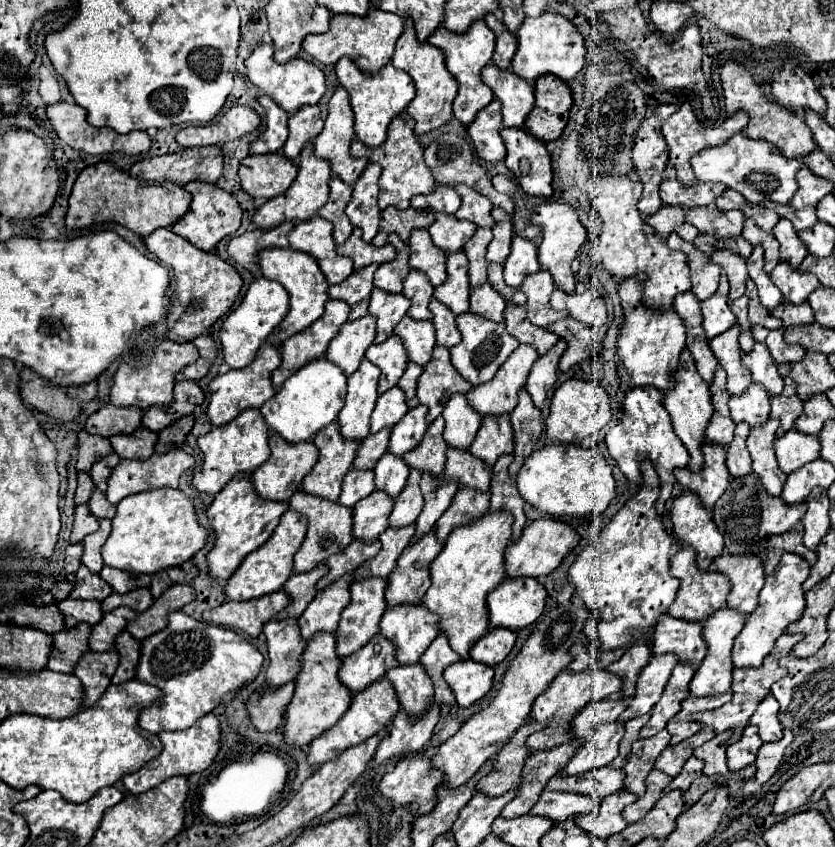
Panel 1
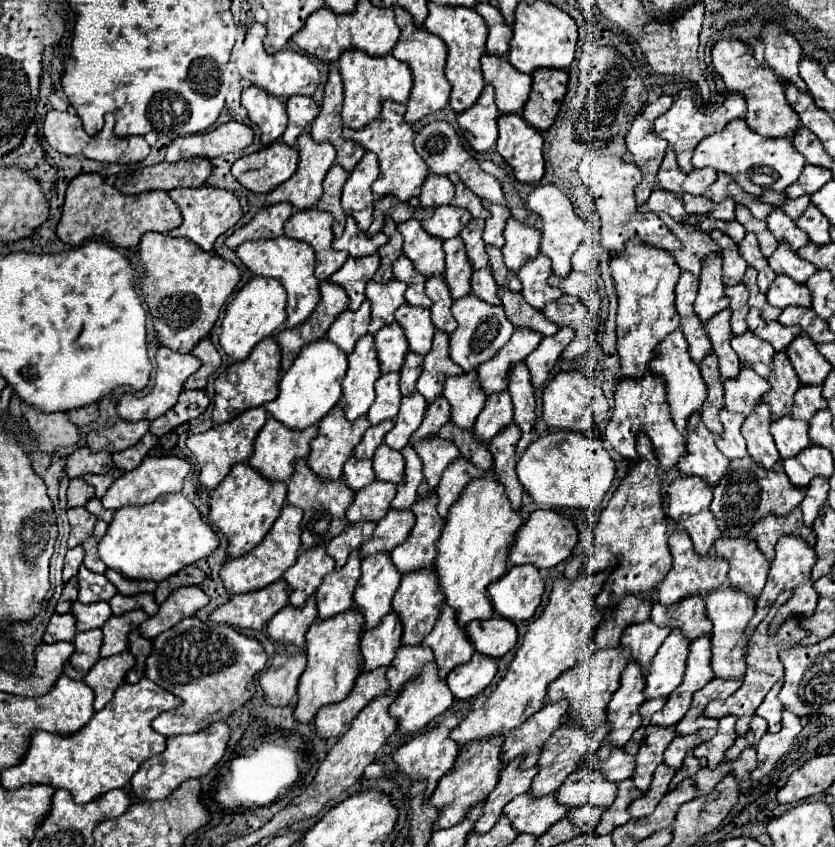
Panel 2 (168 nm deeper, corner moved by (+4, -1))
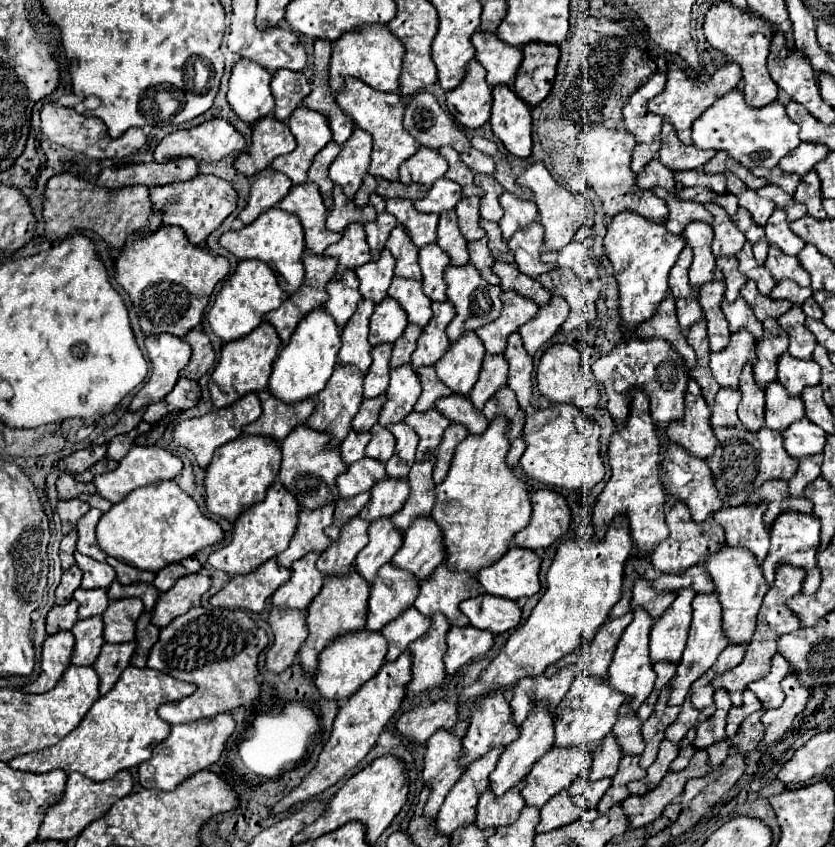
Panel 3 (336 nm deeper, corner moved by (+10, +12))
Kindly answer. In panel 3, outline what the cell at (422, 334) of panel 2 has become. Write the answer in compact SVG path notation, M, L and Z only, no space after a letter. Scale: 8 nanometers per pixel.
M393 277L389 295L399 301L399 305L407 311L409 323L417 323L419 327L425 327L431 319L431 301L425 297L421 289L421 281L409 281L405 277Z

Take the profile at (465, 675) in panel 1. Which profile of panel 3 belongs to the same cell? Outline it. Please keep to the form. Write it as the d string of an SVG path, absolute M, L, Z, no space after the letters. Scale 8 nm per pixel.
M467 625L467 627L451 627L445 641L447 641L445 671L453 675L469 661L483 657L493 645L493 635L489 631L481 631L473 625Z

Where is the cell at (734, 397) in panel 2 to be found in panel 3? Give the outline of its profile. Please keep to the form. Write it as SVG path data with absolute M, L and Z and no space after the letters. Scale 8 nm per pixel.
M739 329L731 335L731 341L725 349L711 353L709 367L713 371L713 377L721 387L737 389L741 369L747 361L751 361L755 355L755 337L751 333L745 333L745 329Z

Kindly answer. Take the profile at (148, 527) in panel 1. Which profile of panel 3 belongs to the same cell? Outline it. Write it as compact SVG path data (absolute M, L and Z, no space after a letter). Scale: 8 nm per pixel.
M157 481L131 491L123 501L103 513L97 525L97 545L107 555L153 573L161 571L165 565L183 561L209 545L221 543L223 537L219 523L205 517L197 503L175 481Z

